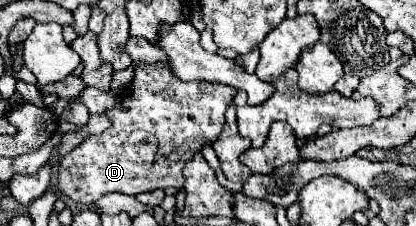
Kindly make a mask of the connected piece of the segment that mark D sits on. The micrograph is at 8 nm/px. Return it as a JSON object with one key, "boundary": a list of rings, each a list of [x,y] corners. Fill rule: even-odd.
{"boundary":[[[166,63],[154,65],[136,65],[134,79],[130,83],[130,93],[124,99],[118,99],[112,109],[106,111],[112,127],[100,135],[90,135],[82,141],[78,149],[68,153],[58,171],[56,193],[70,197],[76,203],[92,205],[104,193],[124,193],[138,195],[144,191],[182,185],[182,167],[188,163],[204,145],[210,145],[218,139],[224,127],[224,113],[230,107],[236,95],[234,87],[220,83],[200,83],[200,81],[180,81]]]}

